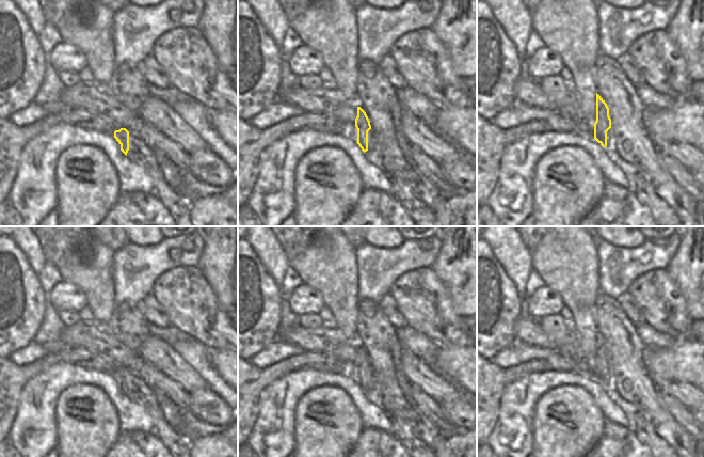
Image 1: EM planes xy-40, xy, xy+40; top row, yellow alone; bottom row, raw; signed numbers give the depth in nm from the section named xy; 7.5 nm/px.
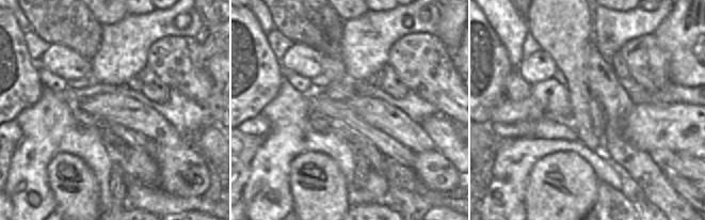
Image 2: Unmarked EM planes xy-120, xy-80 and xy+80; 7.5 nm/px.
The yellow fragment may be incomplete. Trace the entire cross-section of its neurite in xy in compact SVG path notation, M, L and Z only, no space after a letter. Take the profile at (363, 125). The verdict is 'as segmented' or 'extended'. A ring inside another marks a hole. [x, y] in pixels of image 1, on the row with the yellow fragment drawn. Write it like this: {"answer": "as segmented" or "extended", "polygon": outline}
{"answer": "as segmented", "polygon": "M357 107L357 116L355 119L355 127L357 129L357 144L365 153L368 151L368 131L371 129L370 121L366 112Z"}

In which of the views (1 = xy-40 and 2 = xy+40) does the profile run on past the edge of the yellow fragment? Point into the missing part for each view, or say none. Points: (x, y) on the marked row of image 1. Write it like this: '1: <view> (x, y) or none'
1: none
2: none

